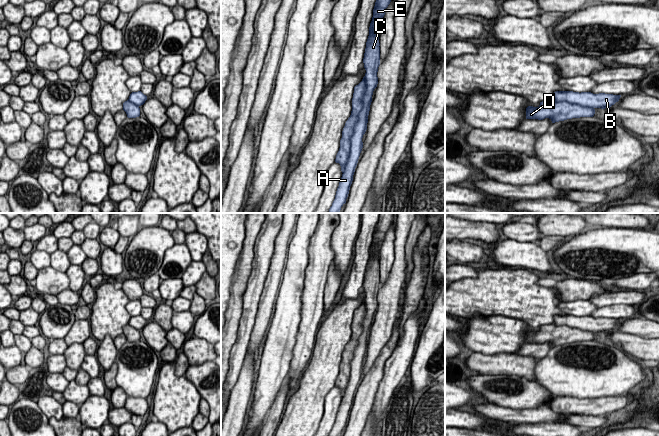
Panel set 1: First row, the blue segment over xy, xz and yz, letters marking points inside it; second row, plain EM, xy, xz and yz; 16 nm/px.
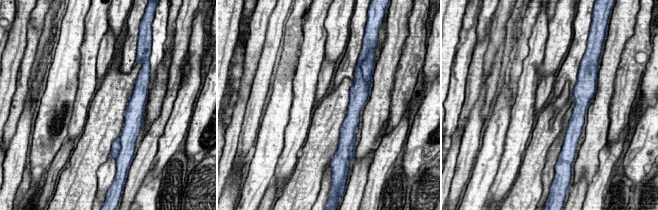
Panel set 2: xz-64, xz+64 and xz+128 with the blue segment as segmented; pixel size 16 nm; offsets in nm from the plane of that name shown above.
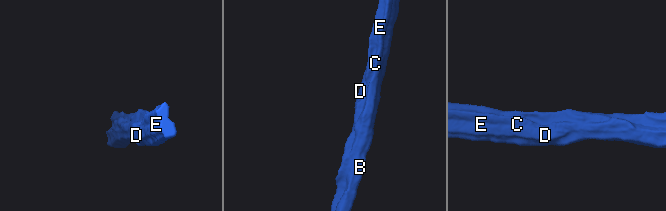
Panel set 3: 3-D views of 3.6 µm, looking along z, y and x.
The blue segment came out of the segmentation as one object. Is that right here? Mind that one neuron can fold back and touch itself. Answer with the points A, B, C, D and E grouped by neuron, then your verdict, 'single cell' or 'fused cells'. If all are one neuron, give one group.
A B C D E | single cell

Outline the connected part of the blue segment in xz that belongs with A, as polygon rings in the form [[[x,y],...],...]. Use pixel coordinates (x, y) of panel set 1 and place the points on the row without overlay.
[[[380,213],[378,223],[375,226],[363,282],[366,297],[362,305],[354,311],[351,339],[342,355],[340,372],[335,386],[340,388],[343,398],[329,436],[340,436],[341,431],[346,427],[355,392],[363,372],[362,362],[367,354],[372,319],[378,308],[377,296],[380,289],[379,253],[385,234],[393,219],[394,213]]]

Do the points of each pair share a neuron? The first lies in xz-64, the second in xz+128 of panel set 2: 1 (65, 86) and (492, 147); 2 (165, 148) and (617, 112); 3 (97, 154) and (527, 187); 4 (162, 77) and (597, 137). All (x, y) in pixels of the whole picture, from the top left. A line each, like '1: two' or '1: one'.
1: one
2: two
3: one
4: one

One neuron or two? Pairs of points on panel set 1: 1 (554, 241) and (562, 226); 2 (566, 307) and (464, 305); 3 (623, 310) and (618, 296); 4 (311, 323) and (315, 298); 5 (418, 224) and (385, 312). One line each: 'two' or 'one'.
1: two
2: two
3: two
4: one
5: two

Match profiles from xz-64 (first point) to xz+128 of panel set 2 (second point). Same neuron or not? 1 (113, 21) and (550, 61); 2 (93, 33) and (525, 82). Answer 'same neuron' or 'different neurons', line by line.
1: same neuron
2: same neuron

